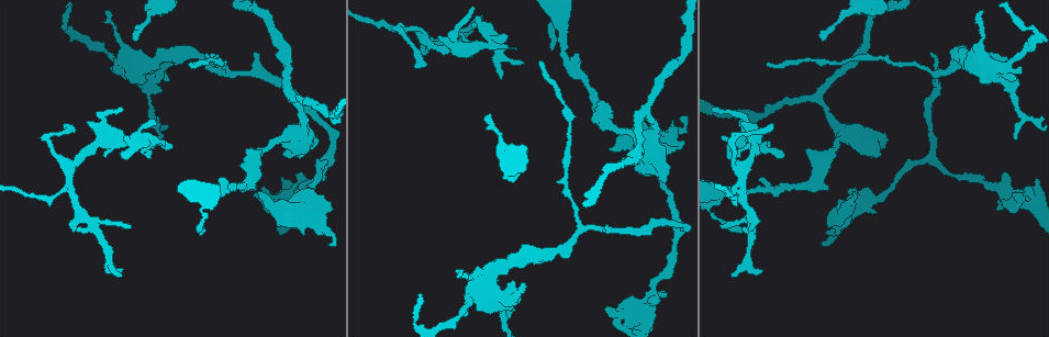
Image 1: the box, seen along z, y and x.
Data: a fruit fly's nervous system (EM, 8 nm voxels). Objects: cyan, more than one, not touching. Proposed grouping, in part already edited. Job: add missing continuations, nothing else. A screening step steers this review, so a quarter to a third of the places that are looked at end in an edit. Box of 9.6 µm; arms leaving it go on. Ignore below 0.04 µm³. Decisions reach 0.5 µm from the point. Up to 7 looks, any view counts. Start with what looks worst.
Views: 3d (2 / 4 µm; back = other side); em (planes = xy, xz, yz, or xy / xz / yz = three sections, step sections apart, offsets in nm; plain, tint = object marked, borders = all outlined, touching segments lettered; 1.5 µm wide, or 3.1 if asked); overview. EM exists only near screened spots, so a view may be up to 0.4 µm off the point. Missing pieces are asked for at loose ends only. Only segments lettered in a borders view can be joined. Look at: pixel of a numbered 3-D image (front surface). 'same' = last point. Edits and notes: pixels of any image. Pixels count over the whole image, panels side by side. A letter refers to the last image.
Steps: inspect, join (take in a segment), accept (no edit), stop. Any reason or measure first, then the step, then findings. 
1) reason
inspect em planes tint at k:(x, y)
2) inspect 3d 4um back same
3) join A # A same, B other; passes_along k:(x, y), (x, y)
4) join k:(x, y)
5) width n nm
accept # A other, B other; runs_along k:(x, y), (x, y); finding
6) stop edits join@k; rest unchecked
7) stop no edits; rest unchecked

inspect em planes borders at 1:(550, 51)

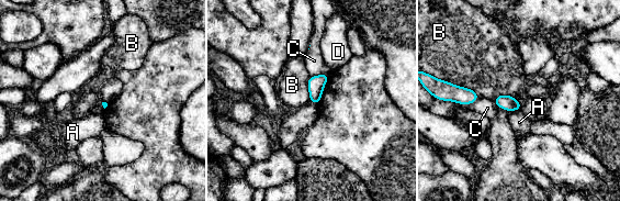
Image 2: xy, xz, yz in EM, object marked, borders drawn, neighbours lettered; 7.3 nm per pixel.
accept # A other, B other, C other, D other; border 2:(492, 100), (510, 95), (521, 103); none of them fits

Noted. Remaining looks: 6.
tapers out
inspect em xz step 4 borders at 1:(487, 117)

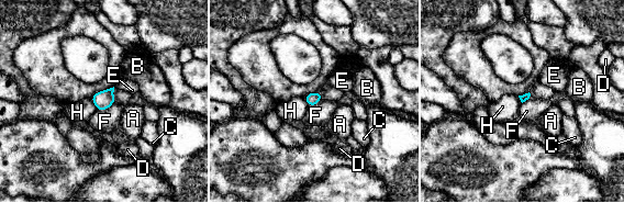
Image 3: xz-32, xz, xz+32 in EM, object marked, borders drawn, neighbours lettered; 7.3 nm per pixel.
accept # A other, B other, C other, D other, E other, F other, H other; border 3:(89, 98), (97, 109); none of them fits

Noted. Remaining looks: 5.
inspect 3d 4um at 1:(995, 209)

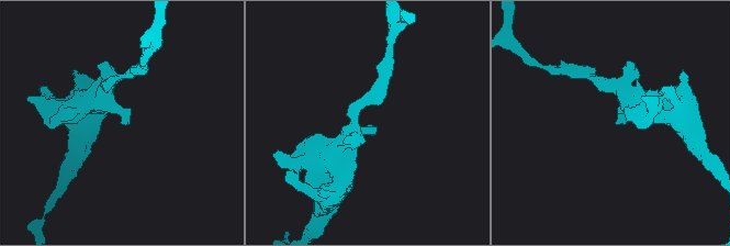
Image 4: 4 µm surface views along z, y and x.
inspect em planes plain at 4:(367, 126)

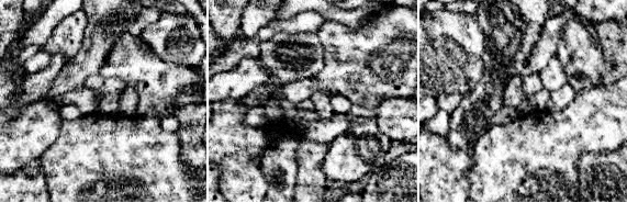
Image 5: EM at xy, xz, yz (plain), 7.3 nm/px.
what lies round it
inspect em planes borders same

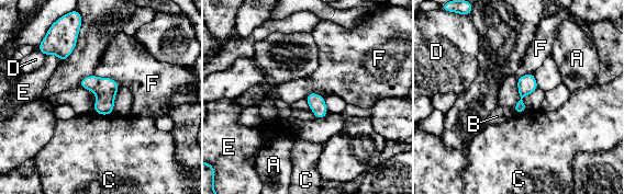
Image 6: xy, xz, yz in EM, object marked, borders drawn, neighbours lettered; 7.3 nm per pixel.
accept # A other, B other, C other, D other, E other, F other; border 6:(532, 71), (517, 78), (514, 113); none of them fits

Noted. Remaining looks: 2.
stop no edits; rest unchecked

